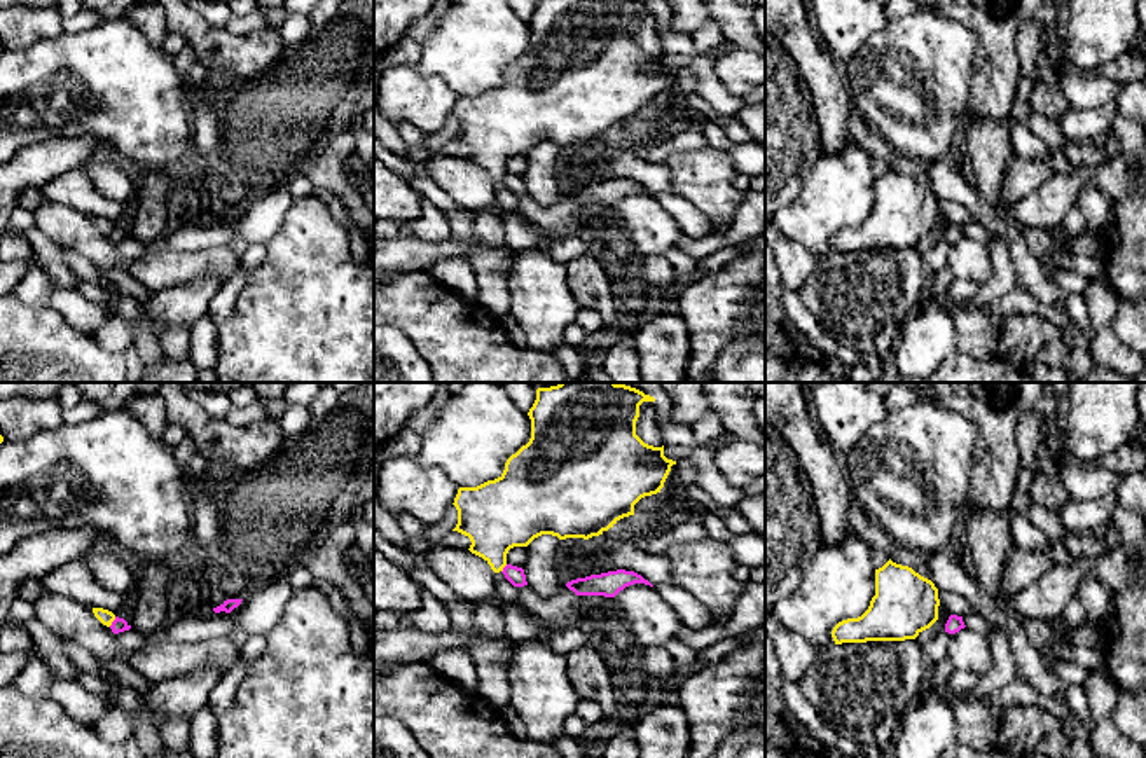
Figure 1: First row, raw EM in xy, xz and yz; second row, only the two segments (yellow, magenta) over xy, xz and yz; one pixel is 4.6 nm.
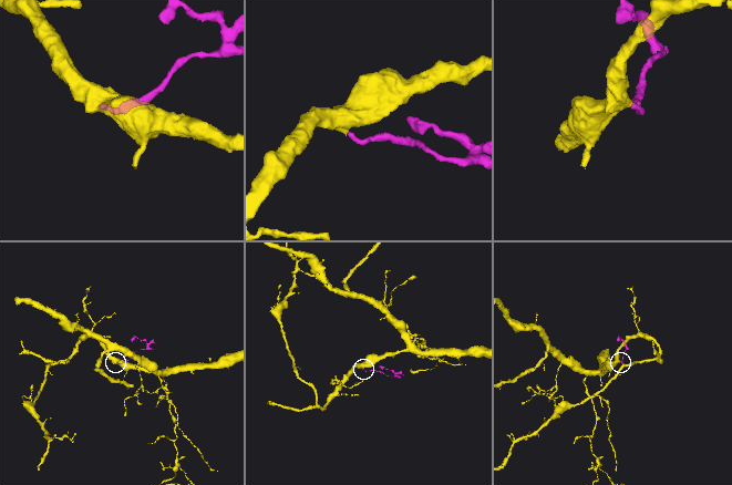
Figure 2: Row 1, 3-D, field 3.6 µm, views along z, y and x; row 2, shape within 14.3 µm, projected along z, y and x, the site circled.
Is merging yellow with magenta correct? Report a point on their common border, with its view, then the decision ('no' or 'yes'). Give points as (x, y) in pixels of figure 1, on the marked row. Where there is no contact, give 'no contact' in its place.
contact xy (112, 620); no

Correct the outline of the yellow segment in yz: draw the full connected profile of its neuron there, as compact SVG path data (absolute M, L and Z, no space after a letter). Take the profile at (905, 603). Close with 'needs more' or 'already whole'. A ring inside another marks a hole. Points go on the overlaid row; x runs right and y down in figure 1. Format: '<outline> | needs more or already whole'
M891 559L875 569L875 596L858 618L839 622L835 644L915 639L938 620L938 589L908 566Z | already whole

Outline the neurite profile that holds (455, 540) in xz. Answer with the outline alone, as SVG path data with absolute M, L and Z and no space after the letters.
M451 531L437 543L428 541L425 538L407 538L407 547L405 548L411 554L425 554L425 552L431 550L437 545L459 548L459 550L468 550L472 541L470 541L468 536L465 536L465 534L458 533L458 531Z

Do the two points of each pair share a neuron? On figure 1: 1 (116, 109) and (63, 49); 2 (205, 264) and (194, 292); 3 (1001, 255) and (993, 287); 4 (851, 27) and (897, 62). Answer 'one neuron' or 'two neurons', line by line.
1: one neuron
2: two neurons
3: one neuron
4: two neurons

